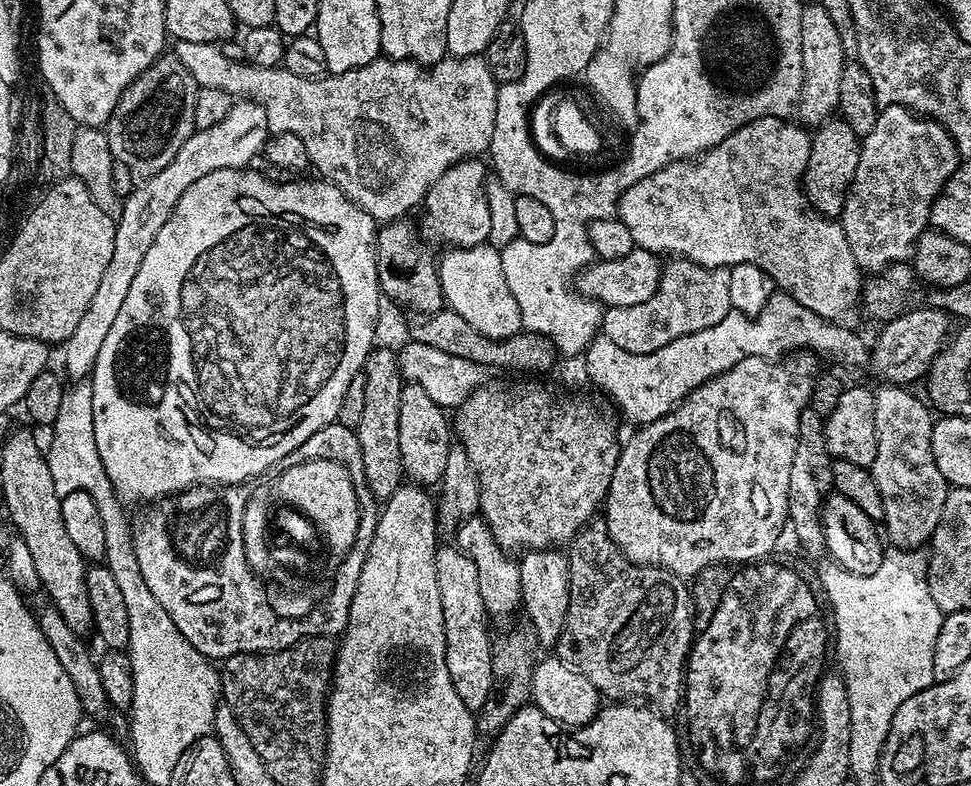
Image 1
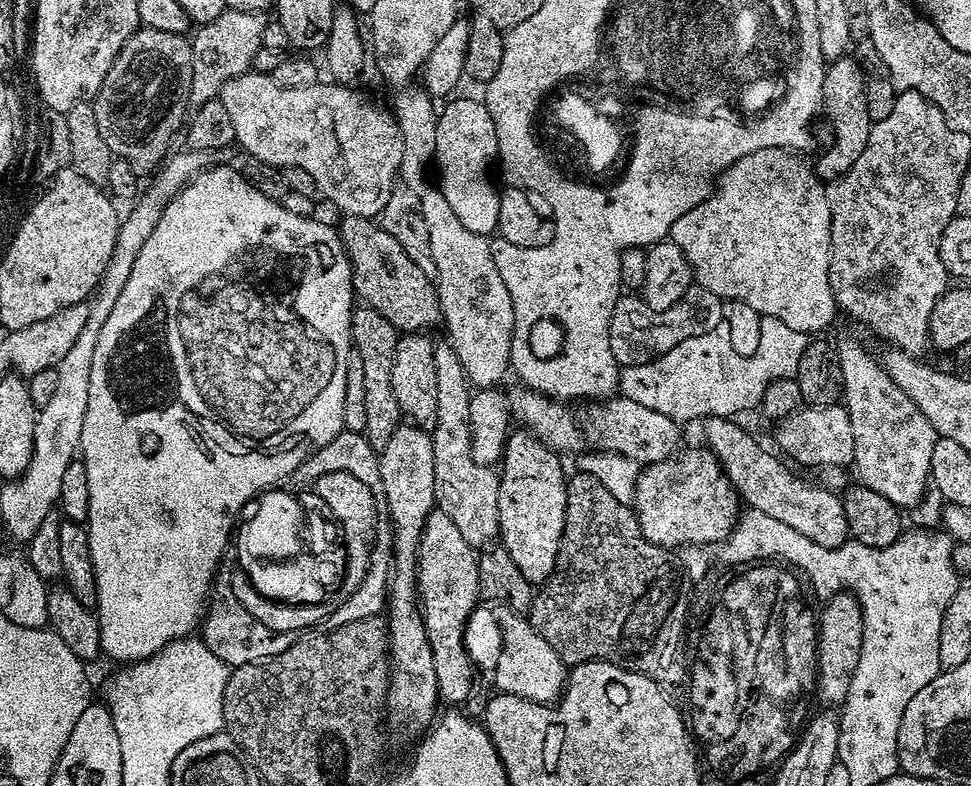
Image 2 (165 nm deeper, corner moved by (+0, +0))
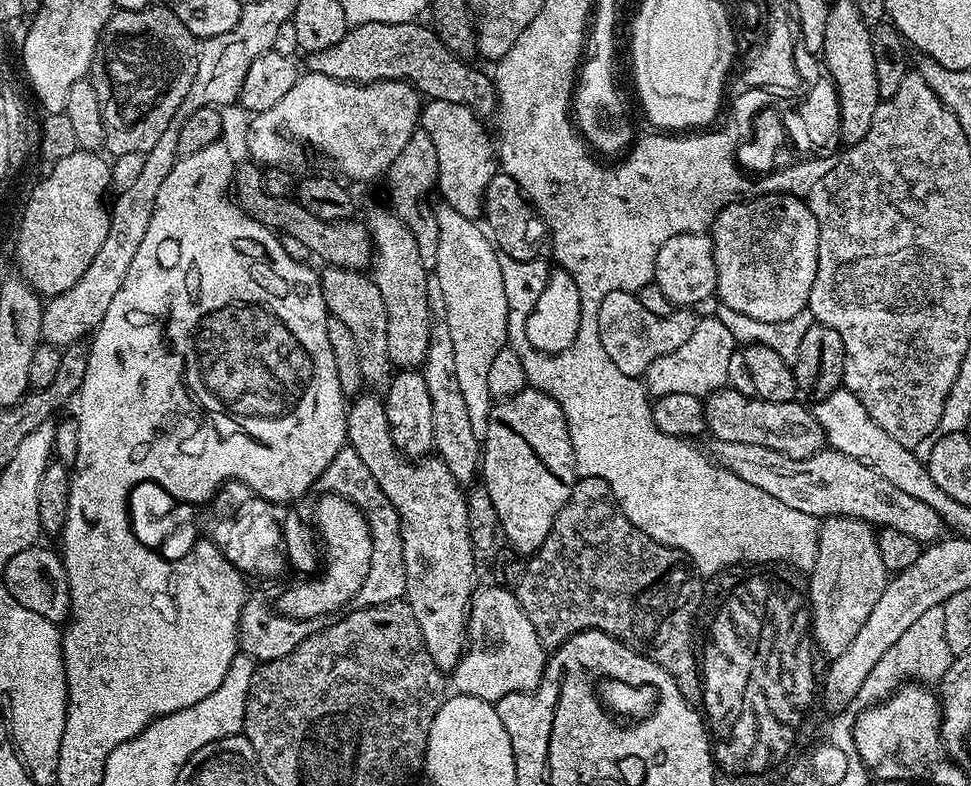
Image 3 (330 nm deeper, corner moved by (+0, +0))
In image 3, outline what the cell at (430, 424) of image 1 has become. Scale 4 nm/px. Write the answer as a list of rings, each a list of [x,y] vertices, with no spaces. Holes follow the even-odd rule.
[[[383,207],[374,209],[366,217],[374,249],[370,275],[378,290],[382,290],[382,302],[386,302],[386,338],[393,365],[400,370],[416,370],[423,365],[426,350],[430,346],[432,315],[426,294],[430,272],[422,266],[422,258],[418,258],[414,234],[410,234],[391,207]]]

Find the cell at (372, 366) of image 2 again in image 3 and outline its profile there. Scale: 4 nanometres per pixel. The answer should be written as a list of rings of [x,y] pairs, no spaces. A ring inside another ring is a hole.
[[[331,266],[323,270],[325,272],[319,273],[322,298],[330,315],[345,323],[355,339],[364,388],[376,394],[387,392],[394,375],[394,365],[386,338],[386,302],[382,302],[382,290],[378,290],[375,280],[363,271]]]

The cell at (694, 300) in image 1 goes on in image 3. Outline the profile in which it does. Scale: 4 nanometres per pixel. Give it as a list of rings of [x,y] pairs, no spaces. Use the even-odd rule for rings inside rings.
[[[614,290],[602,298],[596,310],[598,335],[602,338],[602,347],[610,354],[610,362],[622,370],[622,374],[643,377],[650,362],[678,350],[682,342],[687,342],[696,329],[697,313],[692,310],[673,310],[669,316],[659,316],[642,306],[639,295]]]

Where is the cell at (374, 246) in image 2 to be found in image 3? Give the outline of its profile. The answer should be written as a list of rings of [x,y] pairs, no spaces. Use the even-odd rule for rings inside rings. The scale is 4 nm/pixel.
[[[255,162],[237,163],[234,168],[234,200],[247,216],[252,216],[271,232],[297,240],[304,248],[309,248],[325,265],[334,268],[349,268],[355,272],[367,269],[374,259],[372,235],[368,233],[367,223],[350,220],[323,220],[314,218],[306,206],[302,206],[295,198],[274,198],[258,181],[262,176],[261,165]]]

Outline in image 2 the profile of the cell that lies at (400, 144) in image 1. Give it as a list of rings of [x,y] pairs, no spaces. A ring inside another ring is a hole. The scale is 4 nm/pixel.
[[[253,70],[243,72],[240,76],[230,78],[230,82],[226,82],[222,86],[219,99],[222,106],[226,106],[231,120],[234,122],[234,134],[236,135],[236,144],[245,148],[248,156],[258,158],[267,164],[273,164],[281,170],[286,168],[301,168],[306,170],[306,174],[312,175],[316,183],[317,193],[322,197],[325,196],[330,203],[336,208],[341,208],[341,213],[349,216],[367,216],[369,218],[379,217],[382,206],[386,206],[386,202],[390,202],[390,194],[392,189],[397,187],[398,177],[400,175],[400,167],[402,166],[403,136],[402,130],[395,115],[391,111],[388,112],[384,108],[379,108],[374,101],[368,96],[363,96],[360,92],[355,92],[355,87],[349,86],[344,82],[317,82],[312,85],[298,86],[297,88],[287,88],[280,85],[272,75],[266,73],[258,73]]]

